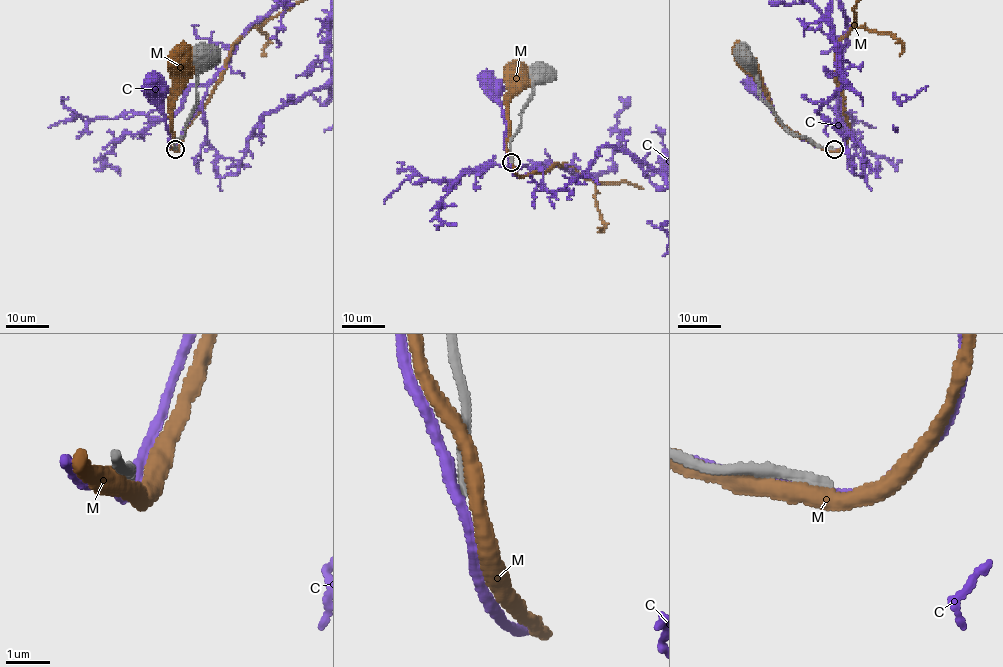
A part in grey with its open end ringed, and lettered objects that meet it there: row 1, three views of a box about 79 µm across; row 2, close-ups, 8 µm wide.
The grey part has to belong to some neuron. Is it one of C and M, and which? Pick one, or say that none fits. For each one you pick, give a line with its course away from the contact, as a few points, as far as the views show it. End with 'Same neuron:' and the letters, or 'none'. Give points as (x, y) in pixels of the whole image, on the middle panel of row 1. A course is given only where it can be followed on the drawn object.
Same neuron: none

